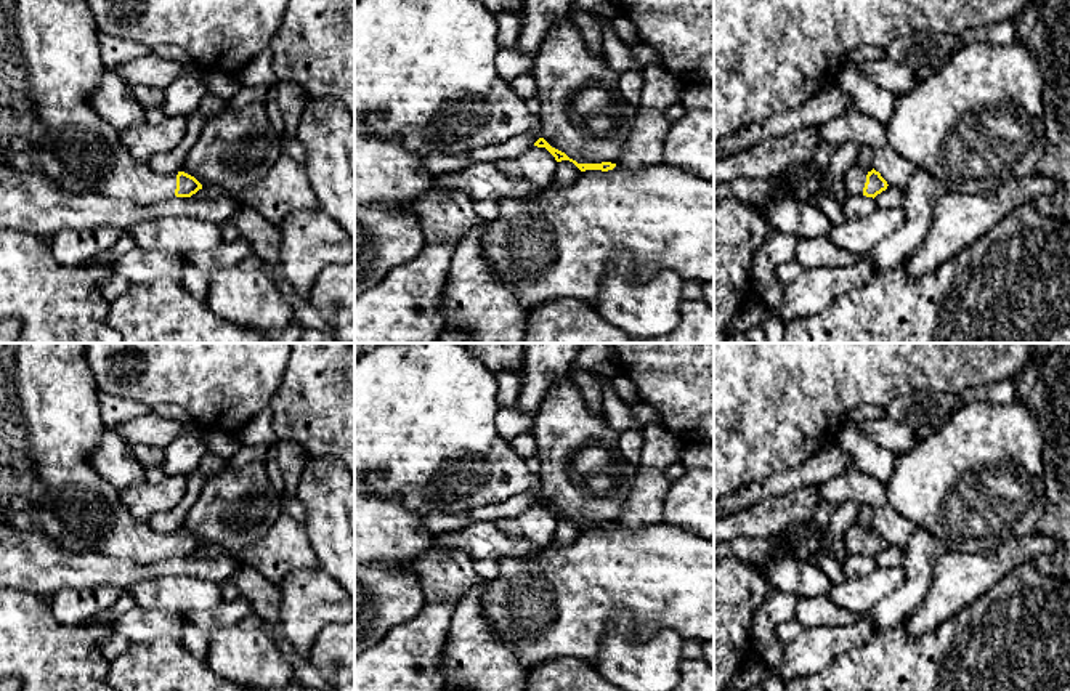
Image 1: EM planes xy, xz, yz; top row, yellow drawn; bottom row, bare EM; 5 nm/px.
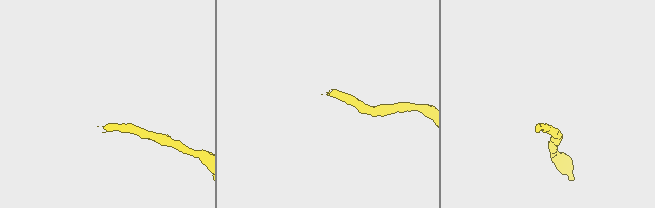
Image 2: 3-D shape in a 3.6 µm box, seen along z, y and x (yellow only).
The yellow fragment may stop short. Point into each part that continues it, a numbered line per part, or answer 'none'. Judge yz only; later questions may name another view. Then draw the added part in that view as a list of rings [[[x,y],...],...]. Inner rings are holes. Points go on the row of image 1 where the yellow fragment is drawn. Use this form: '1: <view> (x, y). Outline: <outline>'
1: yz (854, 178). Outline: [[[852,167],[844,173],[844,188],[847,196],[863,196],[868,172]]]

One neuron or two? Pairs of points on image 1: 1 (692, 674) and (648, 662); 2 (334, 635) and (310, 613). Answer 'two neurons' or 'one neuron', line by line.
1: two neurons
2: two neurons

